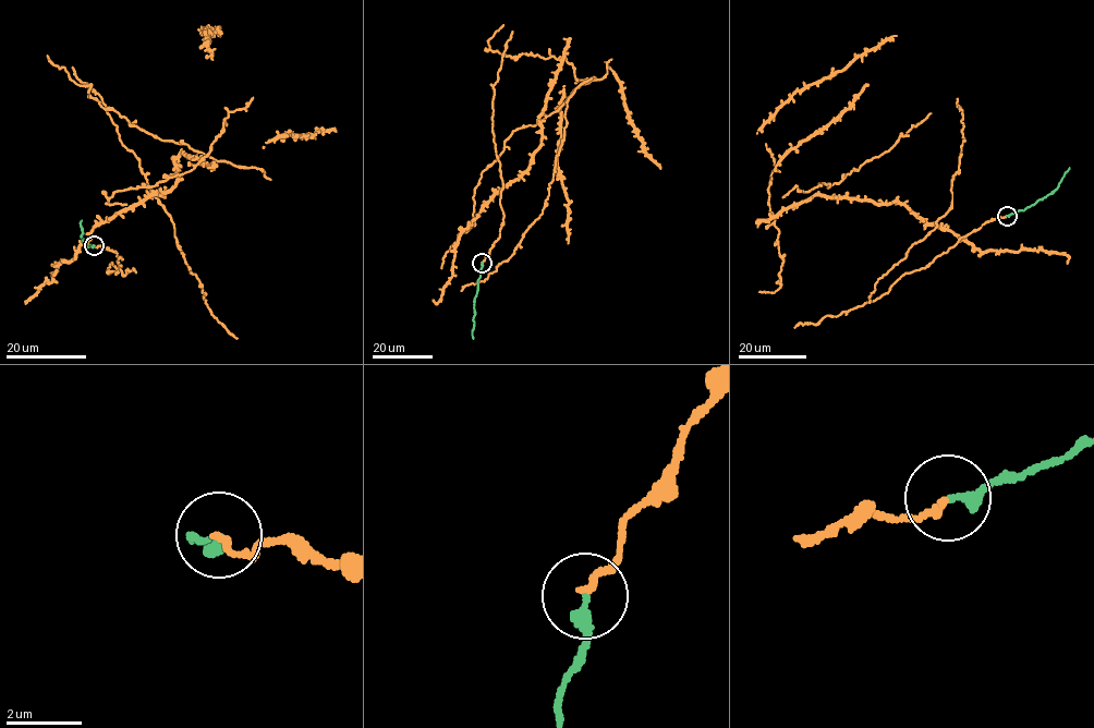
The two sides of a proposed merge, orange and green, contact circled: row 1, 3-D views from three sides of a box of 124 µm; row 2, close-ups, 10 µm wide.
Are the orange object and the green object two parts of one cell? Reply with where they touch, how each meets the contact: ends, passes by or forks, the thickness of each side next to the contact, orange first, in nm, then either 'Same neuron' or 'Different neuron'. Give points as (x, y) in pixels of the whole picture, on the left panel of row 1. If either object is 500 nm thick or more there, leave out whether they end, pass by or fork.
Place: (94, 245). At the ring orange ends. At the ring green ends. Thickness 170 nm (orange) against 280 nm. Same neuron

